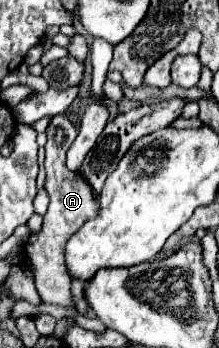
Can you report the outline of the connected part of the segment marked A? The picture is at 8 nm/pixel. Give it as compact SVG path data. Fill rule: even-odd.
M52 116L50 124L46 128L46 160L44 160L44 170L46 170L46 192L50 198L48 210L44 214L44 226L38 234L30 236L26 242L26 256L28 264L34 272L34 282L36 288L42 296L44 304L56 304L56 306L68 306L76 308L72 294L70 294L70 274L66 270L64 262L64 248L68 238L86 222L98 216L98 196L94 194L90 182L80 174L80 172L70 172L66 168L66 150L76 138L76 128L74 124L64 116Z

